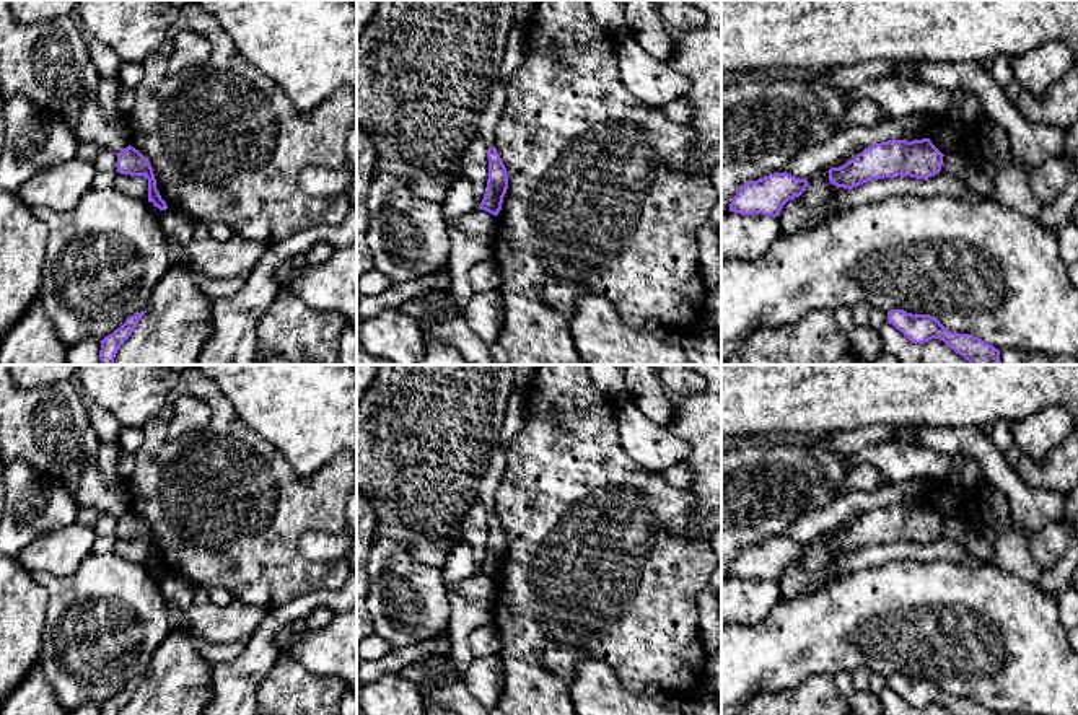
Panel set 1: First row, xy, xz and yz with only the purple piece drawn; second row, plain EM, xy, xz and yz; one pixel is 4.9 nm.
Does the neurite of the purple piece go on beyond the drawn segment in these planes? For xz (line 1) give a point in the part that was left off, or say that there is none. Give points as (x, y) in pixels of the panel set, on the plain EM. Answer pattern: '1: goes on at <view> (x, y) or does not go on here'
1: does not go on here

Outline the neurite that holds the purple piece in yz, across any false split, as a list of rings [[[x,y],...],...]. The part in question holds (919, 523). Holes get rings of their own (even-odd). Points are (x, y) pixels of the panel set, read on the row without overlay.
[[[930,503],[887,505],[865,513],[844,531],[830,533],[829,546],[837,552],[853,554],[871,544],[928,544],[941,536],[943,521]]]

